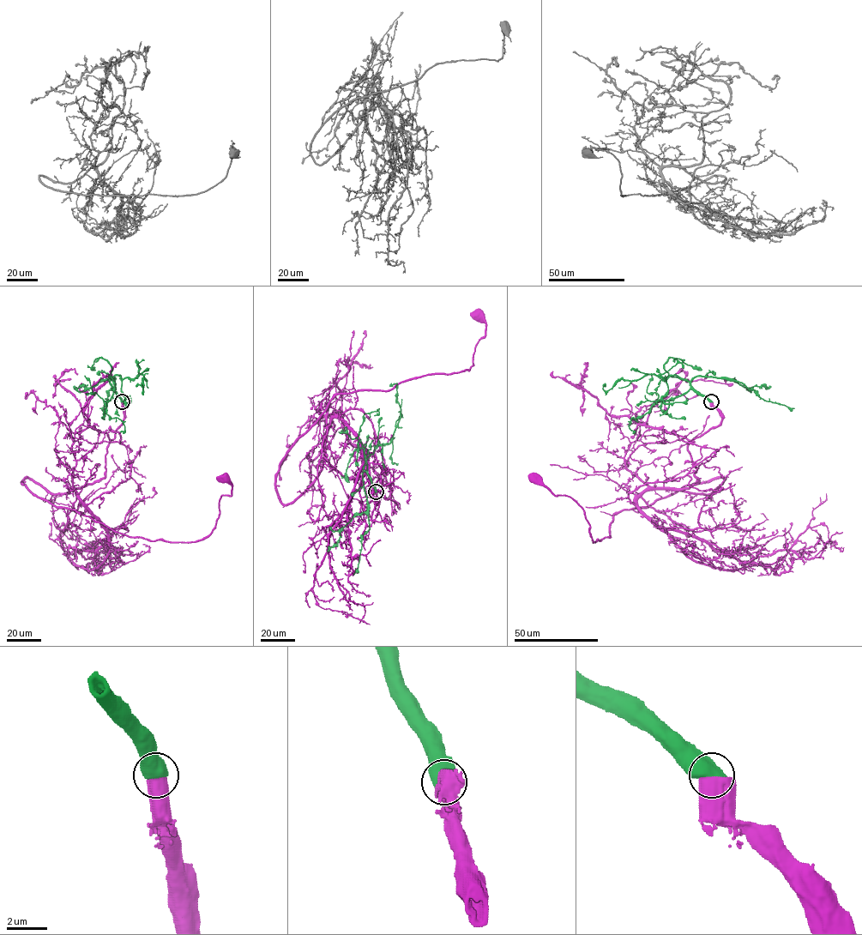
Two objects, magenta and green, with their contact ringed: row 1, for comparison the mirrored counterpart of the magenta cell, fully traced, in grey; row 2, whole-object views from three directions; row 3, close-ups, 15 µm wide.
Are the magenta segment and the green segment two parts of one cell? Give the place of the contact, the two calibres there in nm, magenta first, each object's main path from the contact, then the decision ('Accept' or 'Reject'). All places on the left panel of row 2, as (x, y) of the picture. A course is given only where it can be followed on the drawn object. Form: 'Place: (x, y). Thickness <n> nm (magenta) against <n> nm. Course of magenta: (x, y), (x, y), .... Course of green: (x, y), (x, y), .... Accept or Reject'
Place: (122, 401). Thickness 900 nm (magenta) against 800 nm. Course of magenta: (122, 402), (105, 477), (65, 493), (21, 483), (131, 537), (194, 542), (232, 496), (227, 479). Course of green: (122, 401), (111, 379), (142, 374), (147, 380), (142, 380), (142, 391), (135, 386). Accept

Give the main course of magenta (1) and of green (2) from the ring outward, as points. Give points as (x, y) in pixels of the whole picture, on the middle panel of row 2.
1: (376, 491), (325, 460), (283, 504), (276, 473), (336, 395), (468, 370), (481, 315)
2: (376, 491), (371, 479), (364, 469), (374, 449), (390, 443), (400, 418), (396, 383), (389, 386)

